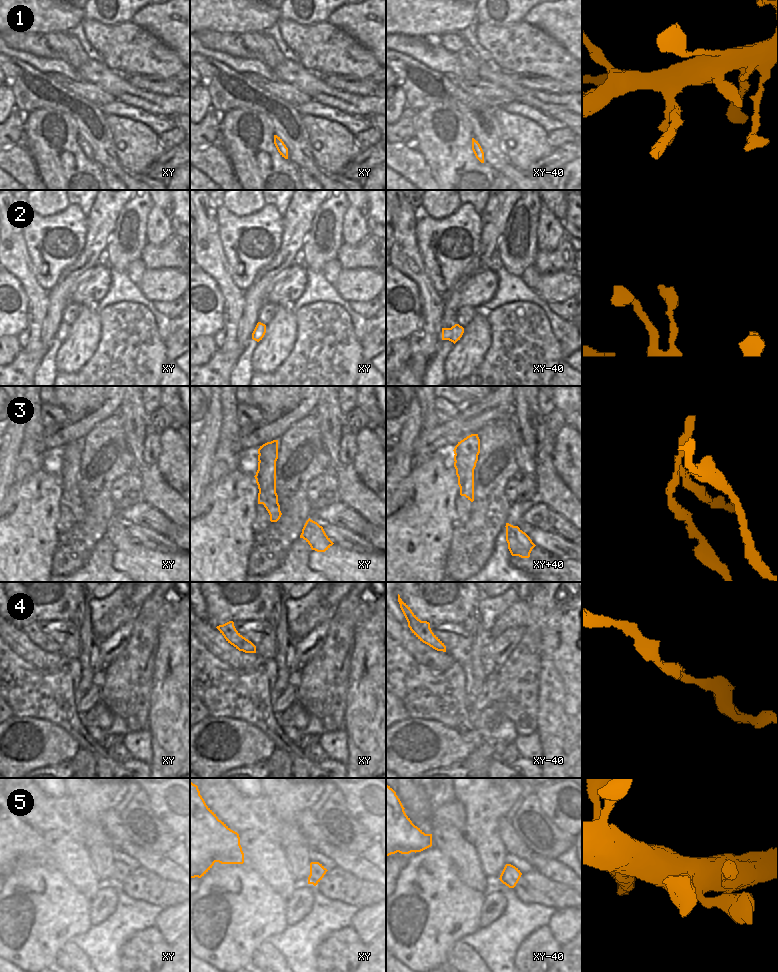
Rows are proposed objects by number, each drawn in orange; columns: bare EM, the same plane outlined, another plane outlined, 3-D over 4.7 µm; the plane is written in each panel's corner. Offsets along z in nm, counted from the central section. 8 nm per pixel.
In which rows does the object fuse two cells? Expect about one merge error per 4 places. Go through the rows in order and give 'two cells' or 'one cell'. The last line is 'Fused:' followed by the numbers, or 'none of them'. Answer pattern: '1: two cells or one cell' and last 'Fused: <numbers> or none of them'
1: one cell
2: one cell
3: two cells
4: one cell
5: one cell
Fused: 3

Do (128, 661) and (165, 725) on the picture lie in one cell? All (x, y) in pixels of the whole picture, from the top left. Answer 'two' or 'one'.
two

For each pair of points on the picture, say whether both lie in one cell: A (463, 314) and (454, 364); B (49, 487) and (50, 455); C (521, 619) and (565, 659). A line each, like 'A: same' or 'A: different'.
A: different
B: different
C: same

